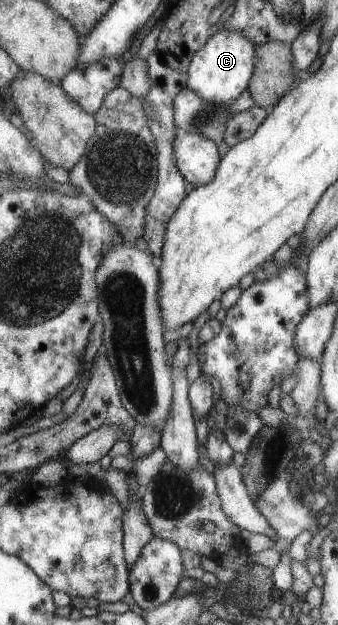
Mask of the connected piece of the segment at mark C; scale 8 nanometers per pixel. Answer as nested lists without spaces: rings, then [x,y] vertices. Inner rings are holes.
[[[219,30],[194,56],[189,65],[189,80],[185,87],[197,93],[202,100],[216,105],[228,105],[244,90],[248,90],[255,70],[255,48],[241,33]]]

